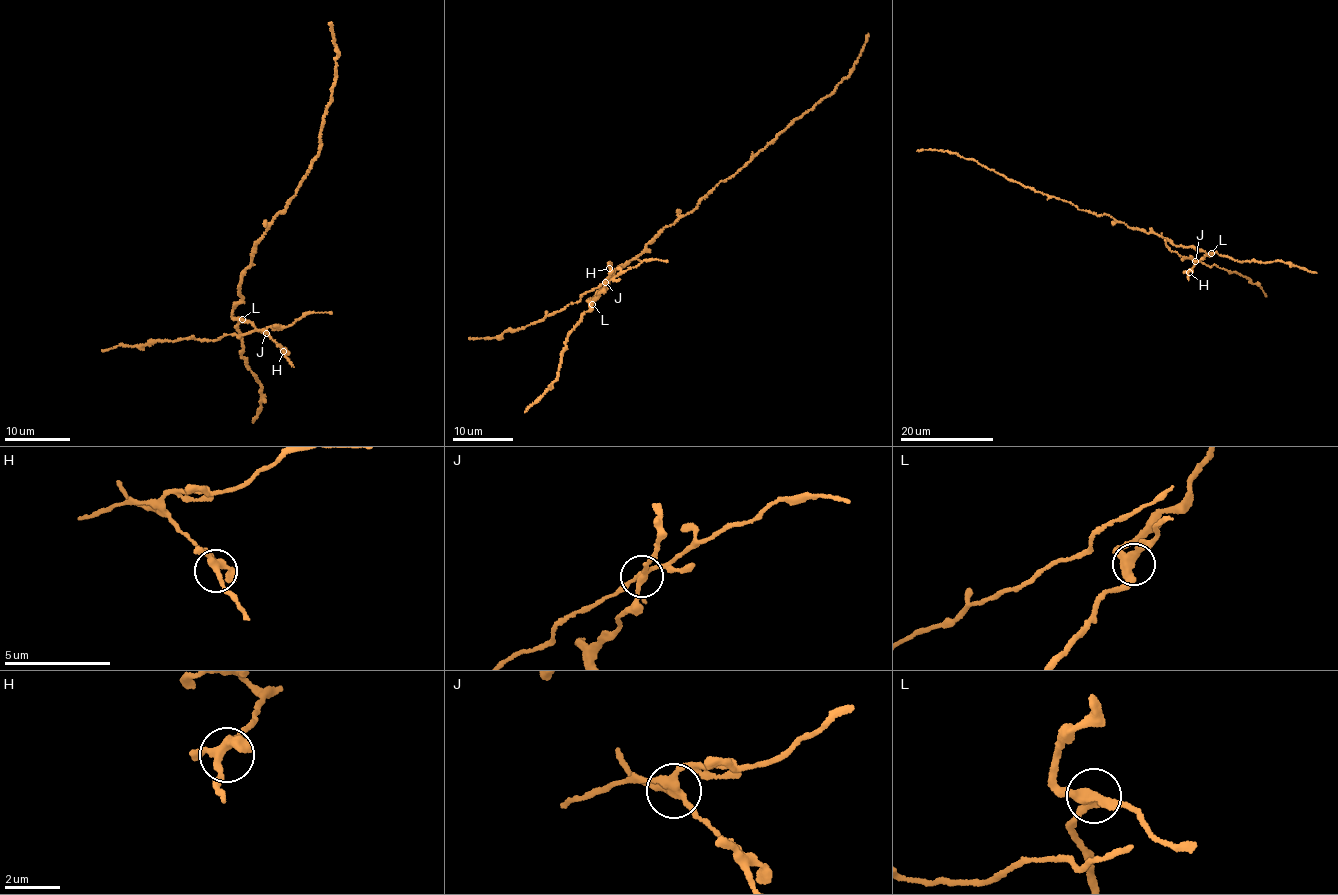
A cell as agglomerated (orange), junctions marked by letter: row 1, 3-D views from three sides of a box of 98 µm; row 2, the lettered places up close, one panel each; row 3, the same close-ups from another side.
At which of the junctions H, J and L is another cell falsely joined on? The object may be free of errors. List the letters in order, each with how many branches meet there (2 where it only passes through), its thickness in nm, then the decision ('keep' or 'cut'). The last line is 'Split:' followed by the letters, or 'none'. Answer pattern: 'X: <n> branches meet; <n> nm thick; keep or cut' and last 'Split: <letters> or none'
H: 4 branches meet; 280 nm thick; keep
J: 4 branches meet; 280 nm thick; cut
L: 3 branches meet; 360 nm thick; keep
Split: J

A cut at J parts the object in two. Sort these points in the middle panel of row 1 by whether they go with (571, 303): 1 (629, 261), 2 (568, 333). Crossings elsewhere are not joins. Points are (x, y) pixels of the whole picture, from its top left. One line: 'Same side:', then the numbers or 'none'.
Same side: none

